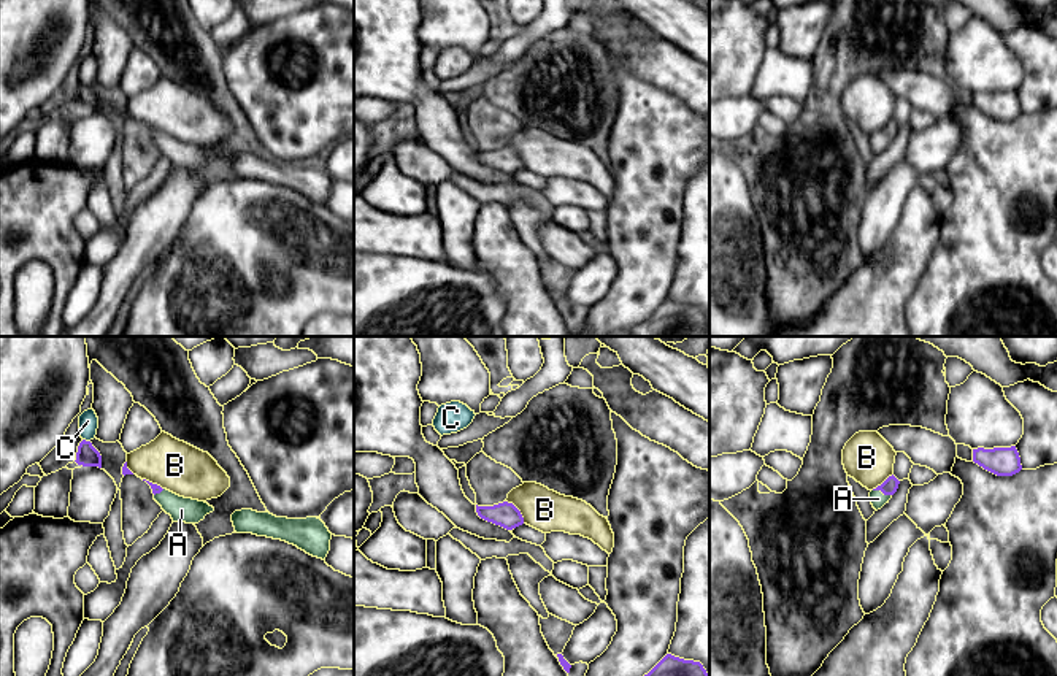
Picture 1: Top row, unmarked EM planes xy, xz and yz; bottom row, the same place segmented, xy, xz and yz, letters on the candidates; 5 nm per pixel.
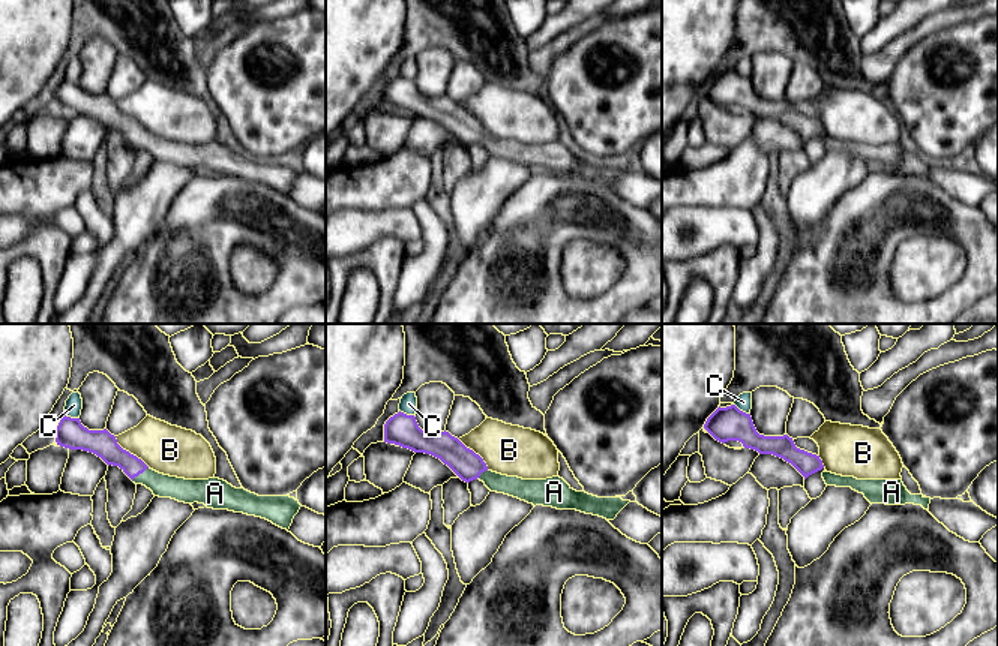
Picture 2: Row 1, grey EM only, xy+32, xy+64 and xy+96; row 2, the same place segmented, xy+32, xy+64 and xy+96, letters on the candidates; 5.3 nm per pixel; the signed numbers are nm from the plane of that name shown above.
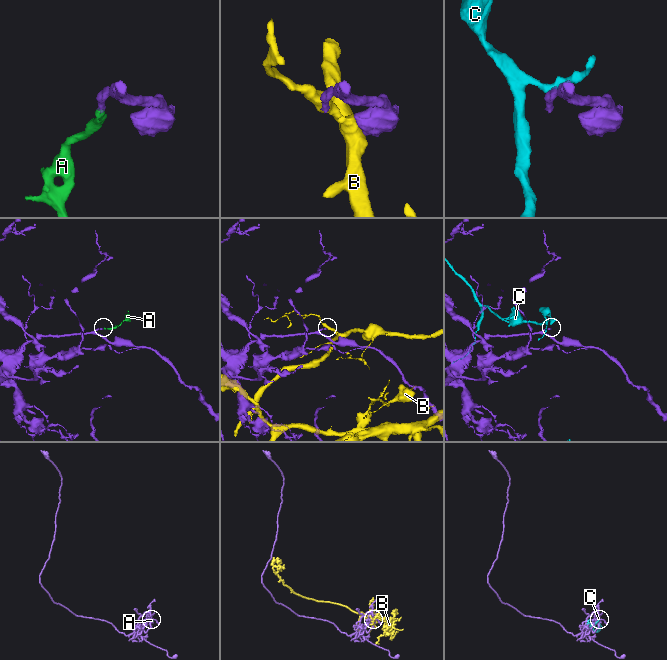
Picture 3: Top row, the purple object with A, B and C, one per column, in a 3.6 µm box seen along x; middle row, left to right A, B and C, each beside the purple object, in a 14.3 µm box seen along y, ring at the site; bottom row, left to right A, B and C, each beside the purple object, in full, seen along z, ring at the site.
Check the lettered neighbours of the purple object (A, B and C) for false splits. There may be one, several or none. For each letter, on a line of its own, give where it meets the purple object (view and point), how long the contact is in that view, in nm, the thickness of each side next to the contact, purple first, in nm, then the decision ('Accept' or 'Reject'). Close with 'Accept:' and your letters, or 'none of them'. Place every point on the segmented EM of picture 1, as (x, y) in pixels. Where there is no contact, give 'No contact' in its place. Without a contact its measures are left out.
A: Touches purple at yz (883, 492). Shared border 100 nm. Thickness 80 nm (purple) against 80 nm. Accept
B: Touches purple at xz (519, 511). Shared border 150 nm. Thickness 130 nm (purple) against 220 nm. Reject
C: Touches purple at xy (84, 440). Shared border 40 nm. Thickness 110 nm (purple) against 100 nm. Reject
Accept: A

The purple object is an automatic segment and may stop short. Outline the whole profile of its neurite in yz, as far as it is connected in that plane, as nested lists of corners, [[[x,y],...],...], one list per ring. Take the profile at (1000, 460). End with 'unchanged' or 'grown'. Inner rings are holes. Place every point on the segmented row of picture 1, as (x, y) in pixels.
[[[1016,446],[973,449],[973,462],[997,476],[1013,476],[1022,470]]]; unchanged

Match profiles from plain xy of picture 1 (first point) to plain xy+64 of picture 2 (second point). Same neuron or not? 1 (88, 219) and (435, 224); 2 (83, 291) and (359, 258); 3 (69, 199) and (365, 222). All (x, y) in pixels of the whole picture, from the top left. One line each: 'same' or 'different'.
1: different
2: different
3: different

